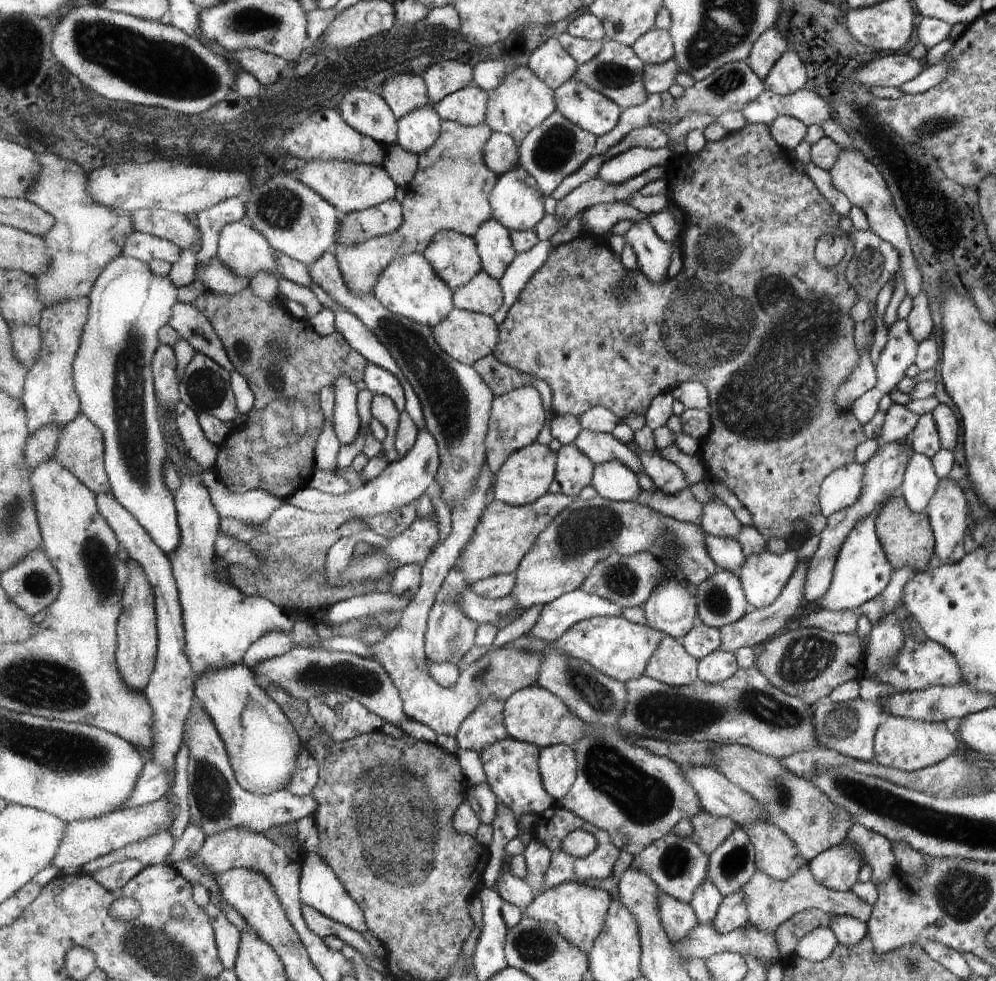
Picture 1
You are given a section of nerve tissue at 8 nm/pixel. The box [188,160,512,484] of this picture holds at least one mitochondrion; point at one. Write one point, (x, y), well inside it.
(447, 402)

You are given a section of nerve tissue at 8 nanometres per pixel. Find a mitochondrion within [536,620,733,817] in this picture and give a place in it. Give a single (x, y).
(582, 684)

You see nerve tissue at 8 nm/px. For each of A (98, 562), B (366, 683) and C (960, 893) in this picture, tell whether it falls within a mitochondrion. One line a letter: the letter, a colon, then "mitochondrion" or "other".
A: mitochondrion
B: mitochondrion
C: mitochondrion

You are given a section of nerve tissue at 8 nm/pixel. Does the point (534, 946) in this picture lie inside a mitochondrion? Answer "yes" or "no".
yes

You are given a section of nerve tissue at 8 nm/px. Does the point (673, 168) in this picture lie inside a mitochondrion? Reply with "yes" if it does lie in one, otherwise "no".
no

